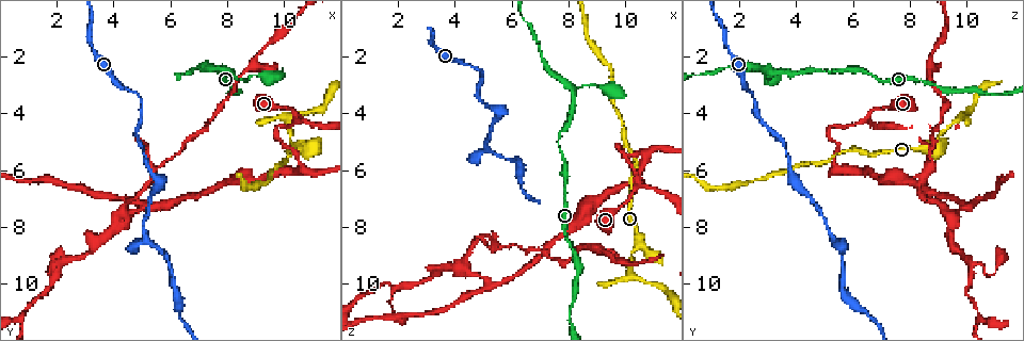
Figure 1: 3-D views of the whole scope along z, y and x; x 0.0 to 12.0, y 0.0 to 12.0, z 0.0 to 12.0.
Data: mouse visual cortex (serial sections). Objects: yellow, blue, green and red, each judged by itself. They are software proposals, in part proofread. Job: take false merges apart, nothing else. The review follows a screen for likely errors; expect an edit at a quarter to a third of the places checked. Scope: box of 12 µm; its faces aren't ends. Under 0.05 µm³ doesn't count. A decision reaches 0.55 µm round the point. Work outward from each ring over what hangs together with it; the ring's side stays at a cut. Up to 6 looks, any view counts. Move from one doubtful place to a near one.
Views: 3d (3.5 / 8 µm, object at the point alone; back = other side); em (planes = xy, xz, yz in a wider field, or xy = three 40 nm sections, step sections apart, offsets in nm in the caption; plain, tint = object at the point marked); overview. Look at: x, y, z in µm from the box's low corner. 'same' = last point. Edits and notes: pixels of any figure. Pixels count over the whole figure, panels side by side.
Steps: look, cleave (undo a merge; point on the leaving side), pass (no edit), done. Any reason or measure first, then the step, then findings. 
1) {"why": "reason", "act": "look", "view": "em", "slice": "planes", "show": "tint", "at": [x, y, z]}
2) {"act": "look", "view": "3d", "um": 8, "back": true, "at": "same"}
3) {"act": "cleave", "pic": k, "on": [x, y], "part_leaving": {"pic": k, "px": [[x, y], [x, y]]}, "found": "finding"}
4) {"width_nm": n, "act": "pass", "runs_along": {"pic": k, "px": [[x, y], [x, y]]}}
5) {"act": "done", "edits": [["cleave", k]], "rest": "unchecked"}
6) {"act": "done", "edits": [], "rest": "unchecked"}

{"why": "abrupt turn", "act": "look", "view": "3d", "um": 3.5, "at": [10.2, 4.1, 9.6]}

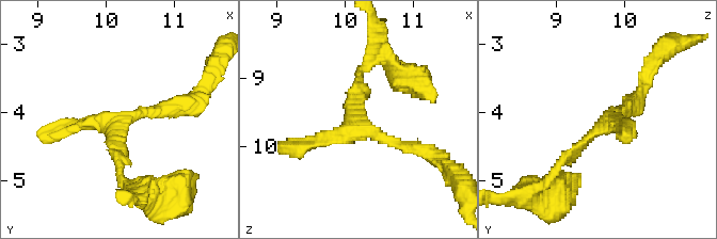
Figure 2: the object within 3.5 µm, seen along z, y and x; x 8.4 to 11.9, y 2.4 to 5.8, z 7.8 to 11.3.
{"why": "shape alone is not enough", "act": "look", "view": "em", "slice": "planes", "show": "tint", "at": [10.20, 4.20, 9.70]}

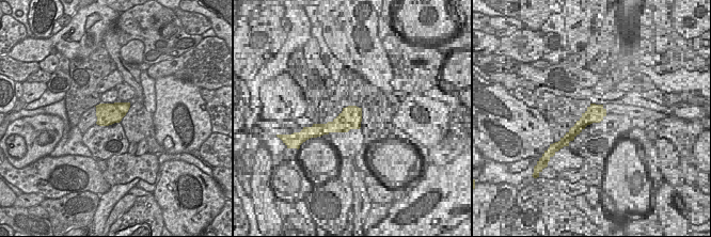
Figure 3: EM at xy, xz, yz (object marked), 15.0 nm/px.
{"act": "pass", "runs_along": {"pic": 2, "px": [[550, 178], [595, 129], [625, 106]]}, "found": "one cell here"}

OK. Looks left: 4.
{"act": "look", "view": "3d", "um": 3.5, "at": [5.1, 8.5, 5.2]}

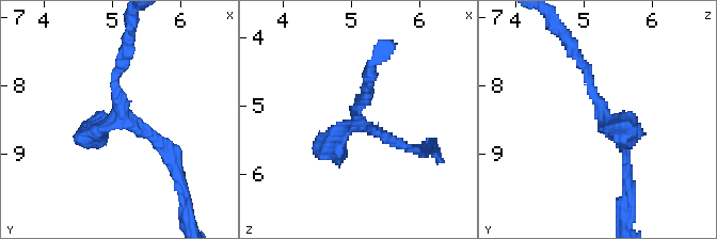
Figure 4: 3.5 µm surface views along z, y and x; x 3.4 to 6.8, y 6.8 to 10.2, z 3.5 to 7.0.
{"act": "look", "view": "em", "slice": "xy", "step": 2, "show": "tint", "at": [5.15, 8.50, 5.30]}

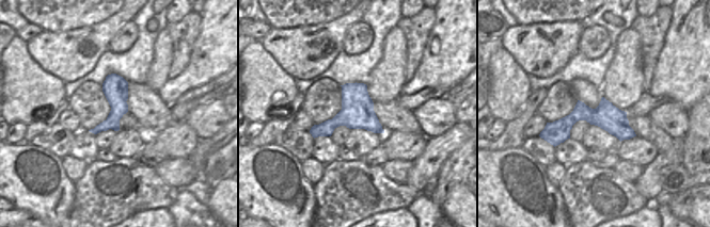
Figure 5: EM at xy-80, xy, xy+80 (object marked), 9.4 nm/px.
{"act": "pass", "runs_along": {"pic": 5, "px": [[631, 132], [576, 115], [546, 134]]}, "found": "continuous, no second cell"}

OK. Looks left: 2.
{"why": "abrupt turn", "act": "look", "view": "3d", "um": 8, "at": [9.7, 4.5, 5.2]}

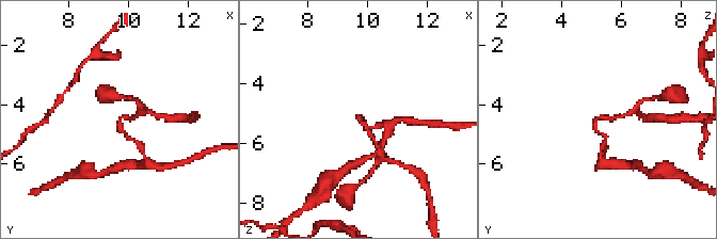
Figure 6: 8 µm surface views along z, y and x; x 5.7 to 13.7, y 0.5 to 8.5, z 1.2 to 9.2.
{"arm_widths_nm": [150, 150], "act": "look", "view": "em", "slice": "xy", "step": 3, "show": "tint", "at": [9.7, 4.5, 5.2]}

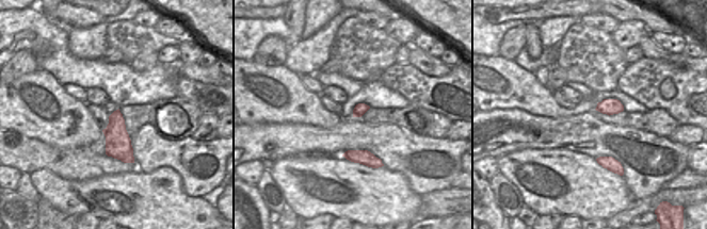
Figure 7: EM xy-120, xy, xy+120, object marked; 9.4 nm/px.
{"act": "pass", "runs_along": {"pic": 6, "px": [[620, 115], [596, 118], [595, 129], [606, 140]]}, "found": "one cell here"}

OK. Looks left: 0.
{"act": "done", "edits": [], "rest": "unchecked"}

